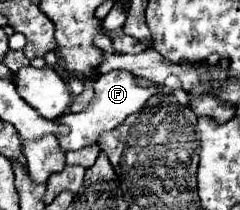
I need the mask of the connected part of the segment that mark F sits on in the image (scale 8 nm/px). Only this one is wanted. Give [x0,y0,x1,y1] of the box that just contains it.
[58,70,154,152]

